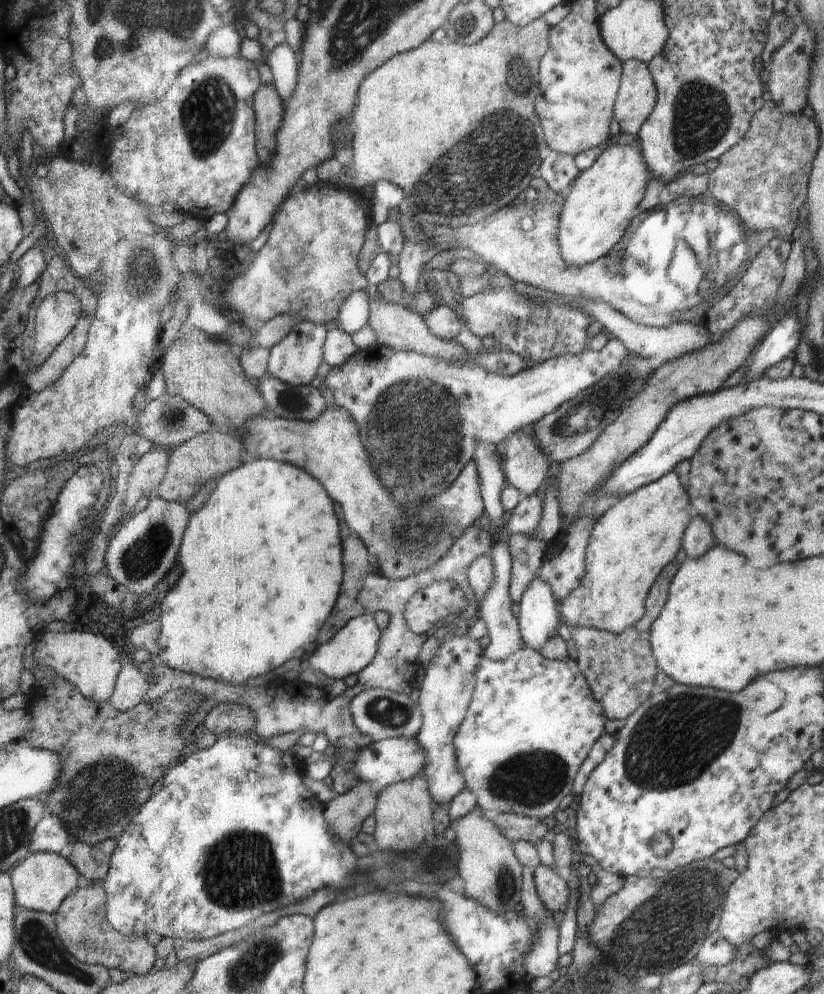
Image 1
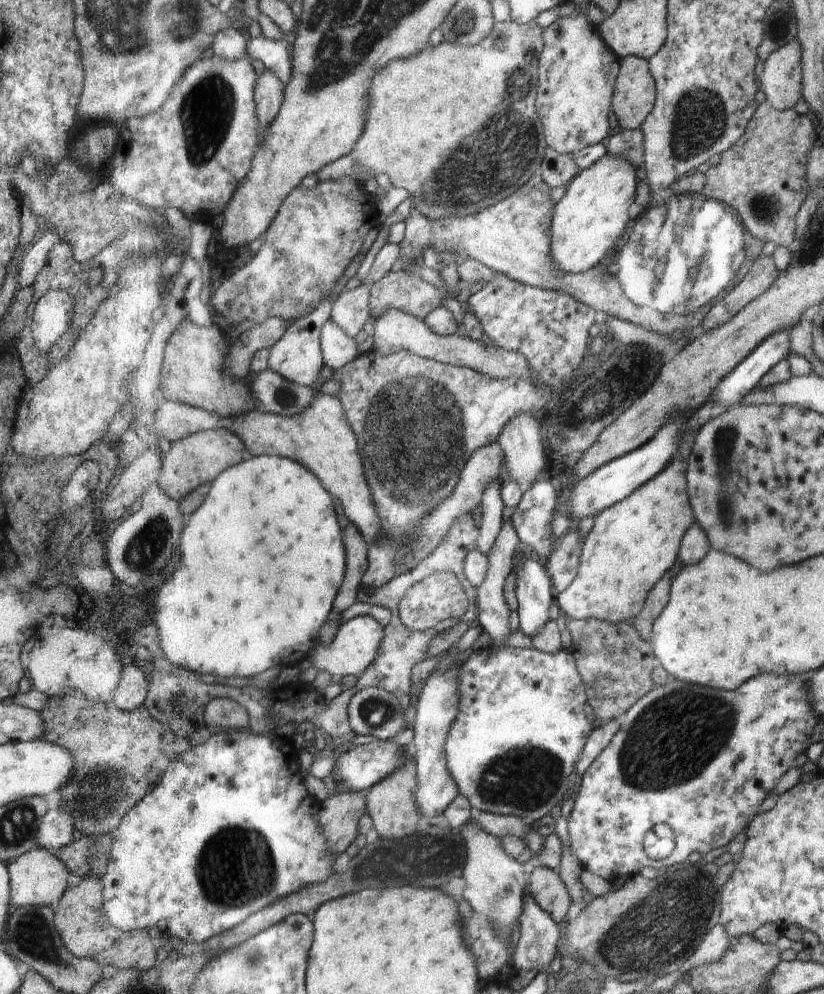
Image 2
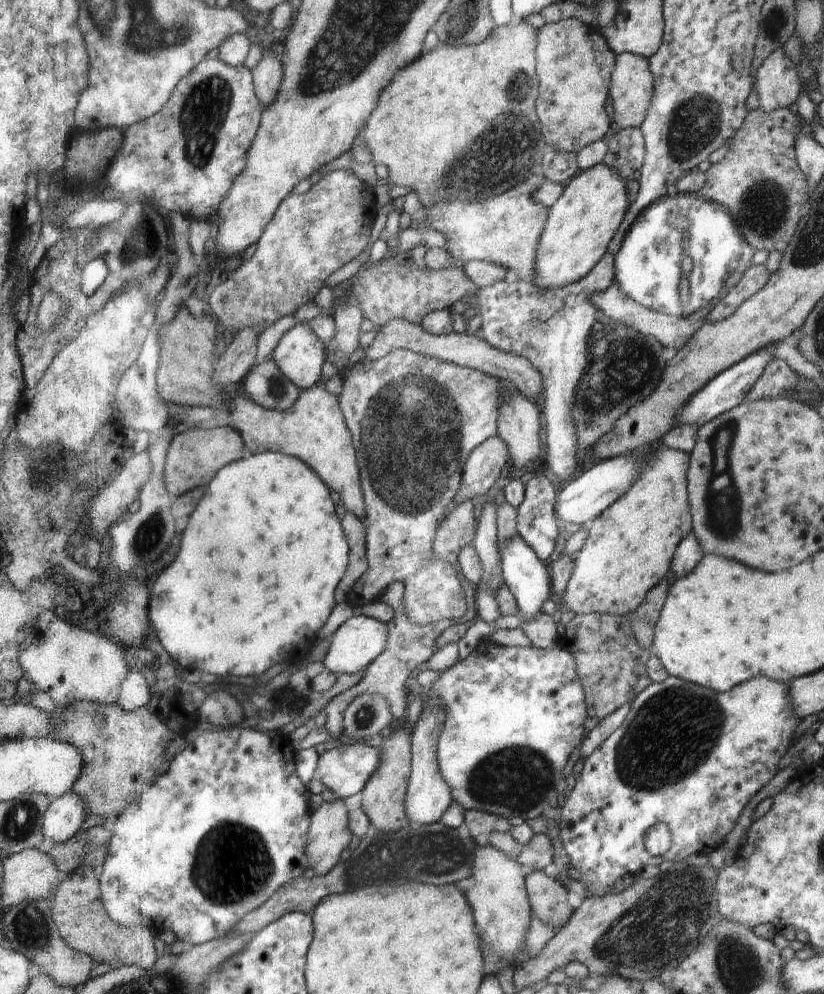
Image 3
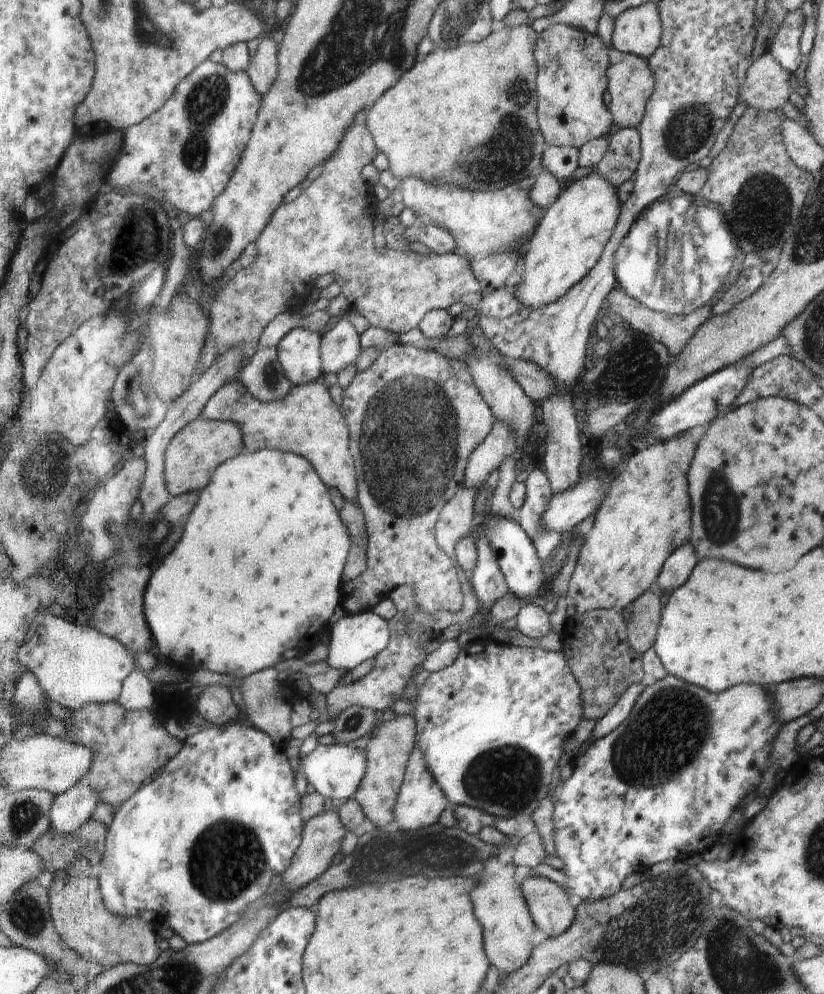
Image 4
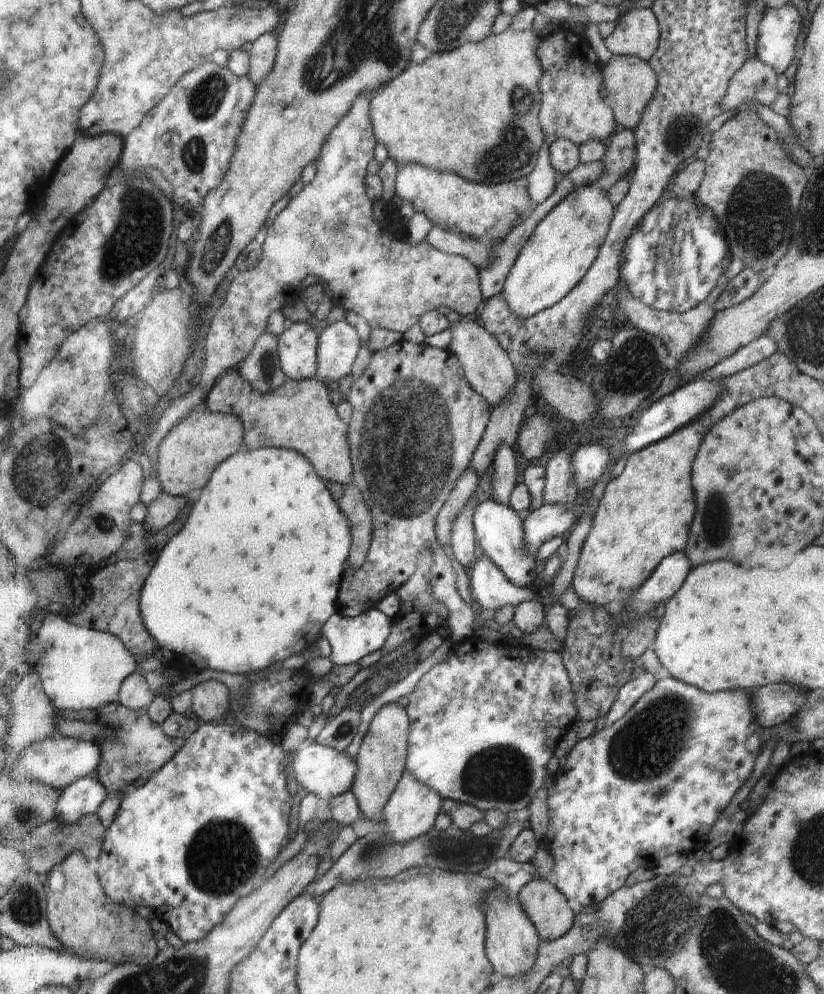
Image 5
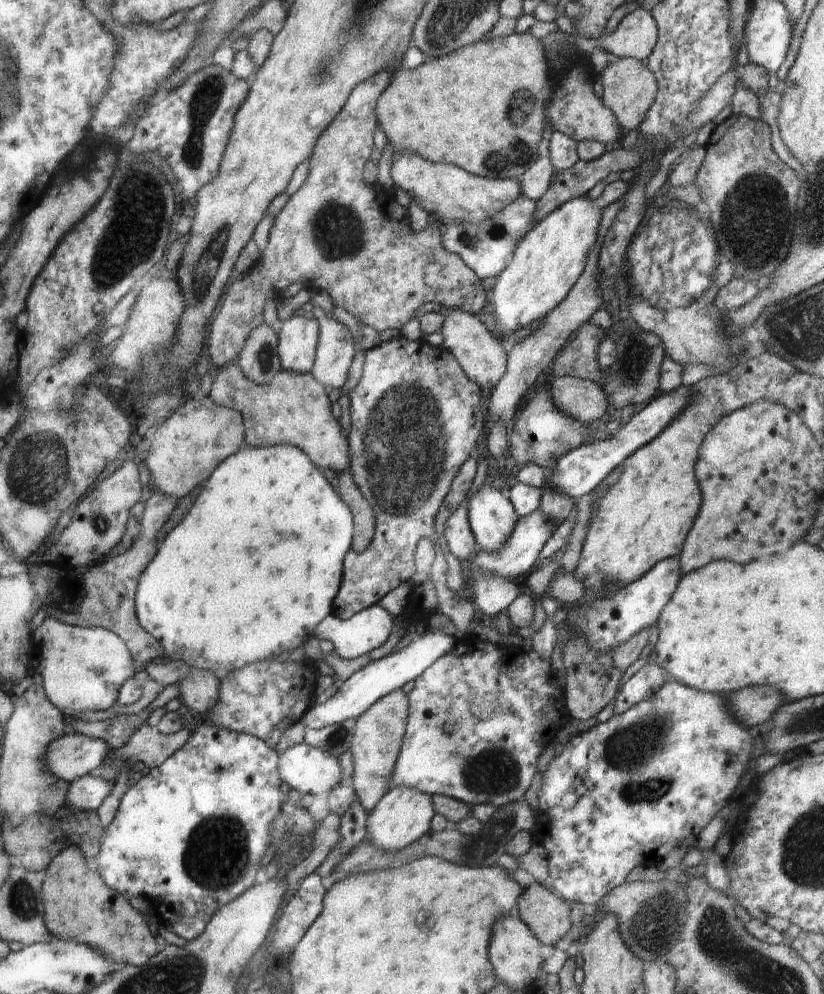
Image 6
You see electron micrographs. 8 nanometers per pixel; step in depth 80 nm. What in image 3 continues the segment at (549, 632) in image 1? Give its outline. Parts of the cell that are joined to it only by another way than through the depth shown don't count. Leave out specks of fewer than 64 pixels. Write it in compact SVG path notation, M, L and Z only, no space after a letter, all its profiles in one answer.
M519 536L502 549L498 549L501 558L501 578L514 595L519 608L519 617L526 623L534 621L542 614L542 604L551 597L551 576L548 563L541 561L532 548Z

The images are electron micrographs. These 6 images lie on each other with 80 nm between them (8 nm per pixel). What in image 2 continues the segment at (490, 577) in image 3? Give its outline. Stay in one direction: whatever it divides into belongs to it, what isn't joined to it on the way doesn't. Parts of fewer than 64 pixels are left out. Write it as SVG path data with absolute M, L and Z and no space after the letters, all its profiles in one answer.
M492 480L484 489L482 504L482 523L479 527L477 549L486 554L497 539L503 525L502 510L505 504L501 497L501 480Z

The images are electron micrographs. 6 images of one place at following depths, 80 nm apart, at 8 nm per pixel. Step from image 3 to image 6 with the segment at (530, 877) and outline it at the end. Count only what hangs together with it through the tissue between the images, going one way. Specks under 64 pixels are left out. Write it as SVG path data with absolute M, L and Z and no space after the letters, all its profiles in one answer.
M536 881L530 883L517 898L516 907L521 919L535 934L545 951L560 945L567 938L572 928L574 928L574 924L570 921L570 904L553 892L548 885L541 885Z

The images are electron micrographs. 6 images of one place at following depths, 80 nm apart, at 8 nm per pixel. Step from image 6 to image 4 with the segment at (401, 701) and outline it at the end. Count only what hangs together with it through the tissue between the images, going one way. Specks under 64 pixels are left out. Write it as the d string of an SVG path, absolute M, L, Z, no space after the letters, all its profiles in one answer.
M412 714L402 717L395 716L390 722L383 722L384 725L381 723L378 722L375 728L377 732L374 734L372 744L365 748L367 769L355 792L355 799L361 806L365 818L368 818L379 829L384 829L394 826L393 808L404 780L410 753L416 745L417 728Z

